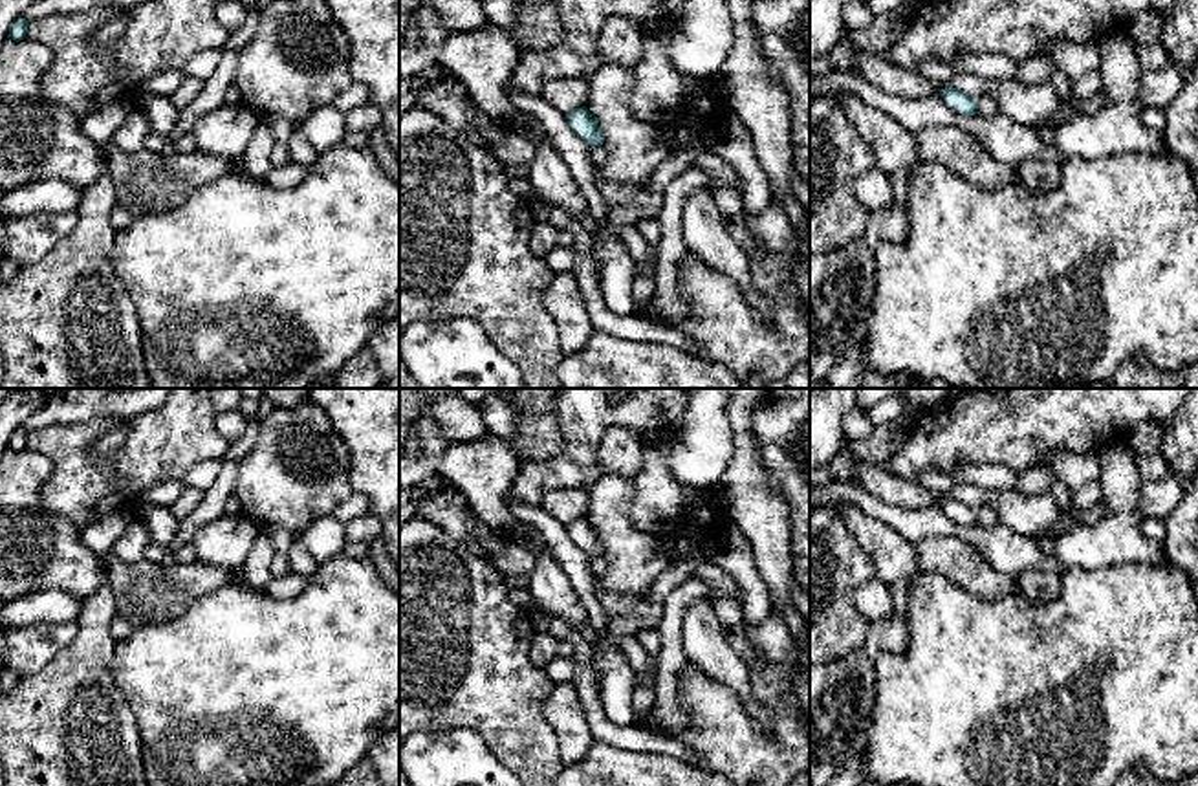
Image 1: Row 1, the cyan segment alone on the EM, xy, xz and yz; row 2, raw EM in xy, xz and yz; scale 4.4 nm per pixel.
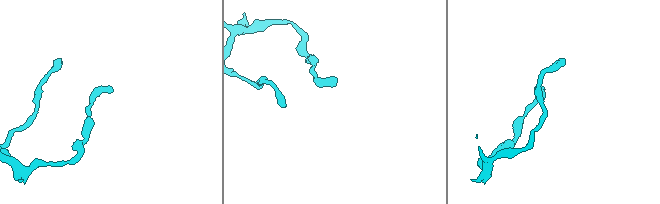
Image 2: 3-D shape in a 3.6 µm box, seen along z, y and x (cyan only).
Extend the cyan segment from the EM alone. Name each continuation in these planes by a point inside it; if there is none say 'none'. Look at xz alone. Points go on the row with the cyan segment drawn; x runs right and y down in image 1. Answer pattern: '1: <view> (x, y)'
none

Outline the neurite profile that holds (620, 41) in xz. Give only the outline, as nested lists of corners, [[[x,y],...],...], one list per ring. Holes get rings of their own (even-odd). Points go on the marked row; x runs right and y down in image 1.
[[[612,16],[597,35],[601,62],[634,68],[645,53],[643,29],[625,16]]]

